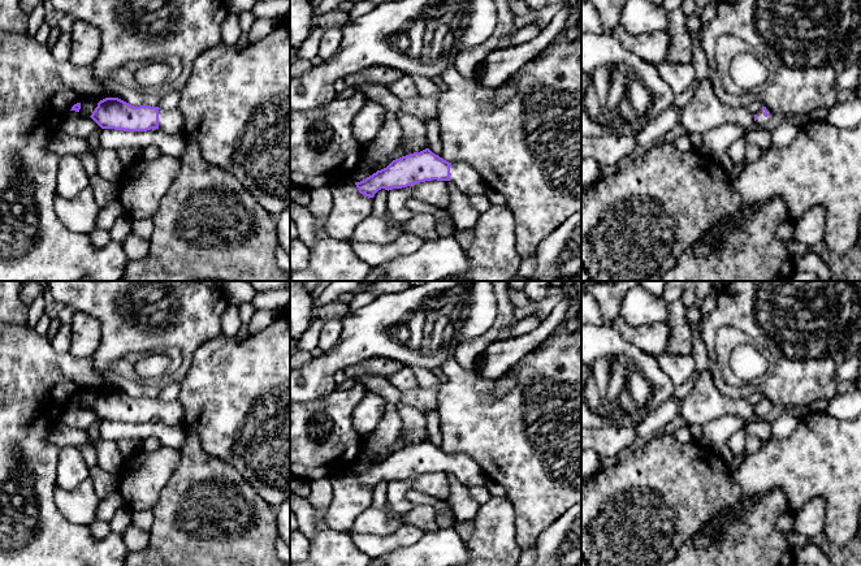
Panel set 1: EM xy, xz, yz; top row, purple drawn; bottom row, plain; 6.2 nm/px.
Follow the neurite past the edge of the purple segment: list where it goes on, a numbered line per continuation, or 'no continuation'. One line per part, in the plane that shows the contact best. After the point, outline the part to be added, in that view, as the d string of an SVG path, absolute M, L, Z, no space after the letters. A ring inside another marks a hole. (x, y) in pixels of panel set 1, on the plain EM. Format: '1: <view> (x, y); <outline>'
1: xy (172, 413); M177 399L170 402L159 401L159 420L168 425L183 427L186 424L183 418L185 409Z

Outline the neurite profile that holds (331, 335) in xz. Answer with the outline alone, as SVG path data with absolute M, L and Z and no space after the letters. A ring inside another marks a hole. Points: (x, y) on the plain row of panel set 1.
M341 319L330 320L319 334L319 347L323 351L330 350L341 337Z

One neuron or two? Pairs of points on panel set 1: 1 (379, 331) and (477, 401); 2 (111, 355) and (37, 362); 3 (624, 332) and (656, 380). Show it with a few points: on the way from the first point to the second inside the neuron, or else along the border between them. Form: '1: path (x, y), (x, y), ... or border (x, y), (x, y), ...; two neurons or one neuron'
1: border (453, 355), (438, 370); two neurons
2: border (91, 357), (94, 367), (108, 384); two neurons
3: border (610, 323), (626, 340), (656, 358); two neurons

